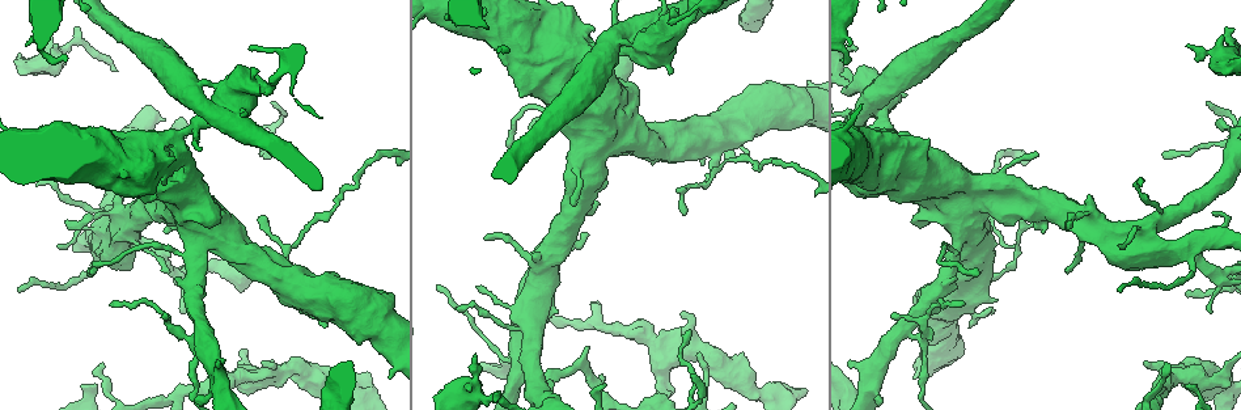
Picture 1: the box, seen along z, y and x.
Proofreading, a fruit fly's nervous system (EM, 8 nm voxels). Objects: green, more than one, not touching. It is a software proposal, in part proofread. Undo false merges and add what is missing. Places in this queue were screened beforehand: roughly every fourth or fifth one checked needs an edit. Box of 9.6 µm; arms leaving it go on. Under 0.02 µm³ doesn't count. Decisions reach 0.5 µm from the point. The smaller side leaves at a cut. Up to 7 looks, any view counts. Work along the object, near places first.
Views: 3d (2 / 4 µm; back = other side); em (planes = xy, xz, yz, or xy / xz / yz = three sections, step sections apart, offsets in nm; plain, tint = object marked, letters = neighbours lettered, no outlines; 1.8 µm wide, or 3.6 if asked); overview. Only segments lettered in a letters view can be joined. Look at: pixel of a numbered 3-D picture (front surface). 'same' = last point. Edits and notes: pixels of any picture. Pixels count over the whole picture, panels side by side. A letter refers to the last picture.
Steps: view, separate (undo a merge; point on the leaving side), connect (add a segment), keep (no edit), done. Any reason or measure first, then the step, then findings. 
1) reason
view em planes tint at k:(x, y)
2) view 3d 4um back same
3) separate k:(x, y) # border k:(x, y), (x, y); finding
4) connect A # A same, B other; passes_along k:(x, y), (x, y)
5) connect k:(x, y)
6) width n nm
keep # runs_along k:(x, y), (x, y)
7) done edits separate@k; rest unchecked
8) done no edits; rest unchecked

free end
view em 3.6um yz step 8 letters at 1:(56, 46)

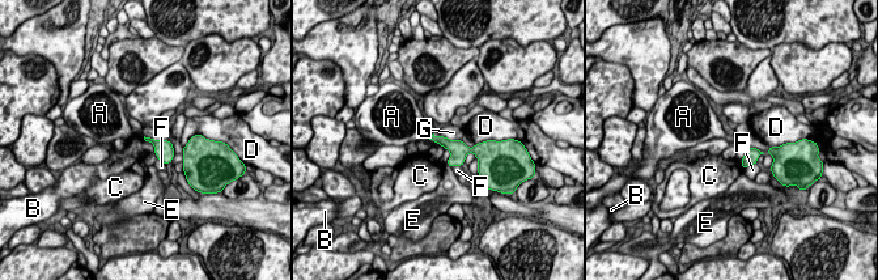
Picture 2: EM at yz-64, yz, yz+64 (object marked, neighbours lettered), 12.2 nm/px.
longest_contact G 320 nm
keep # A other, B other, C other, D other, E other, F other, G other; border 2:(144, 135), (152, 139), (168, 140); no lettered segment goes on from it

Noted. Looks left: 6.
sudden change in width
view 3d 4um at 1:(660, 385)

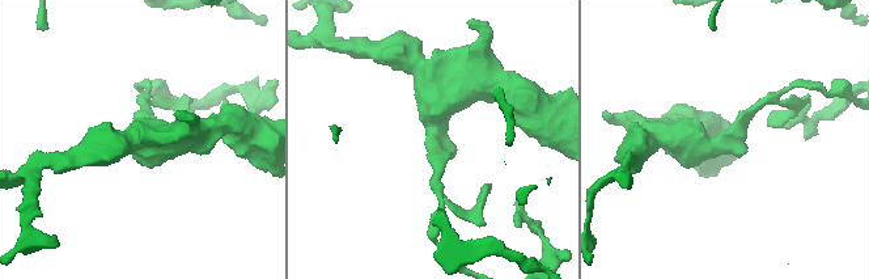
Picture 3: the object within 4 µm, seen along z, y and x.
arm_widths 160, 400 nm; now the EM
view em planes tint at 3:(730, 144)

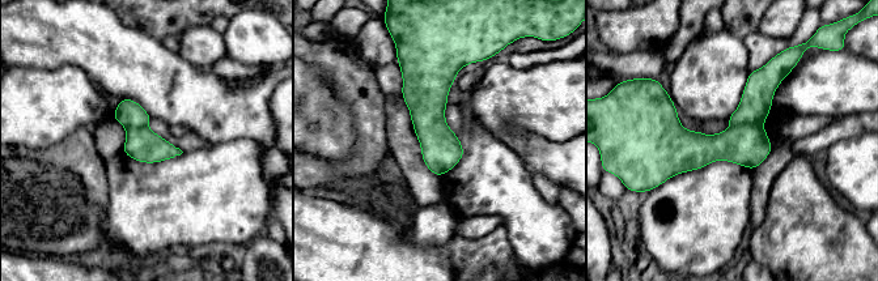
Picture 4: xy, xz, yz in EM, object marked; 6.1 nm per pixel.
view em planes letters same

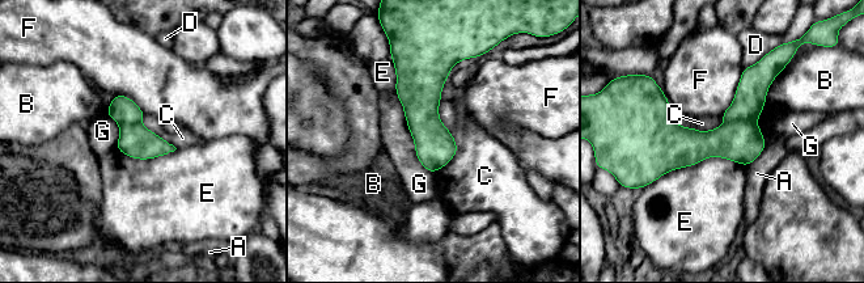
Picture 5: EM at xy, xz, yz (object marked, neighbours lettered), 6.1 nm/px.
separate 5:(749, 100) # A other, B other, C other, D other, E other, F other, G other; border 5:(754, 121), (727, 122); a second cell is stuck on

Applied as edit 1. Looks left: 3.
view overview

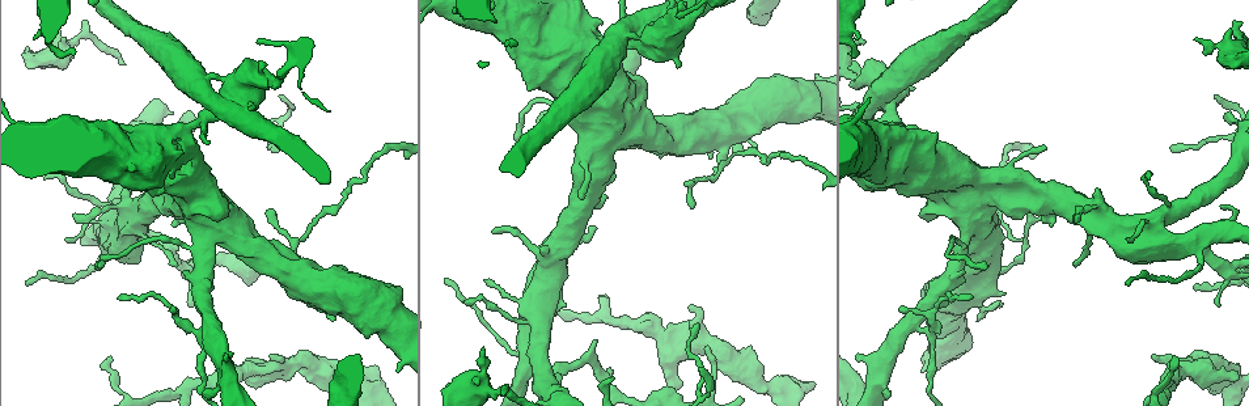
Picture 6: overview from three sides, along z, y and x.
sharp bend
view em xz step 8 tint at 6:(916, 316)

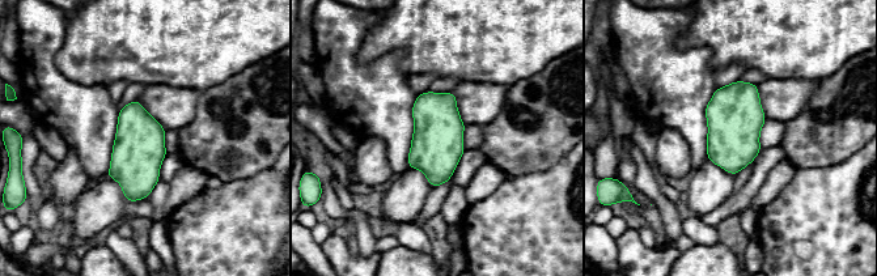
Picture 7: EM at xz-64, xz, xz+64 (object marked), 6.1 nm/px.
view em planes letters same

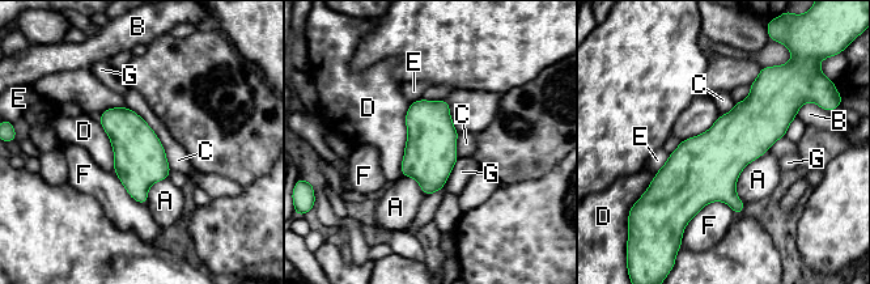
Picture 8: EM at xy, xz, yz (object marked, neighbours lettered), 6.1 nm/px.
keep # A other, B other, C other, D other, E other, F other, G other; continuous, no second cell

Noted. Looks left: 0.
done edits separate@5; rest unchecked

